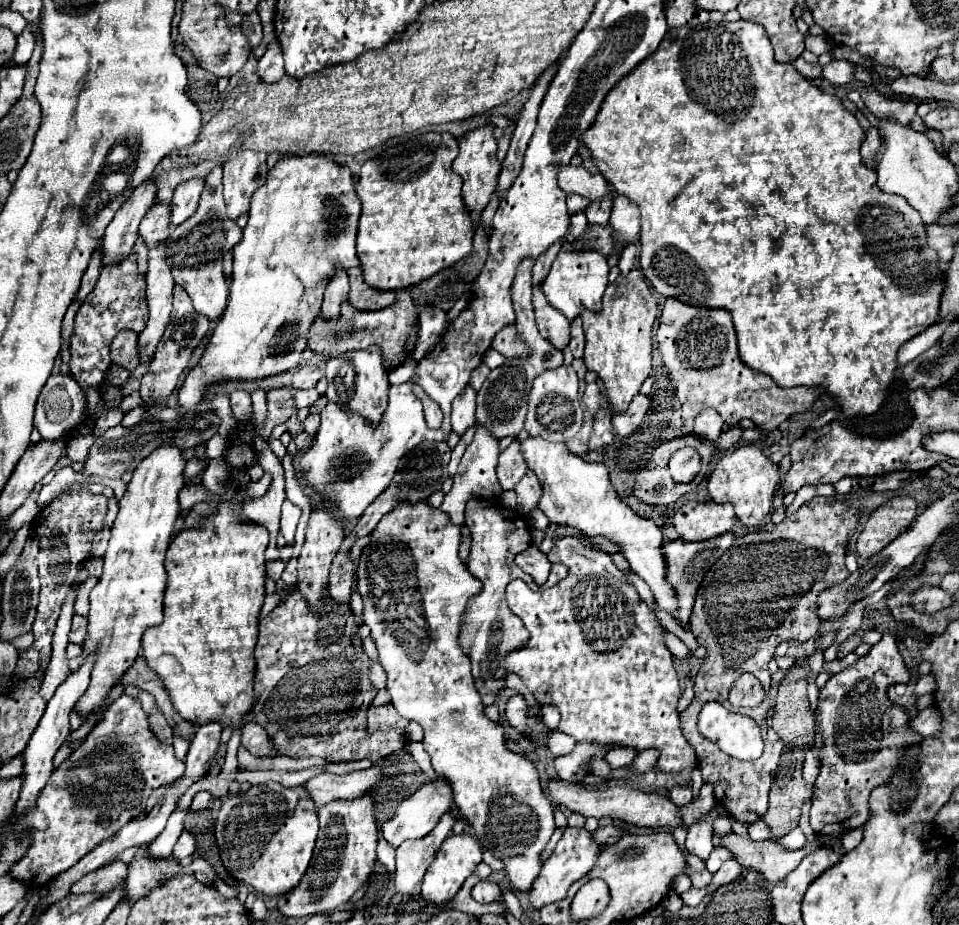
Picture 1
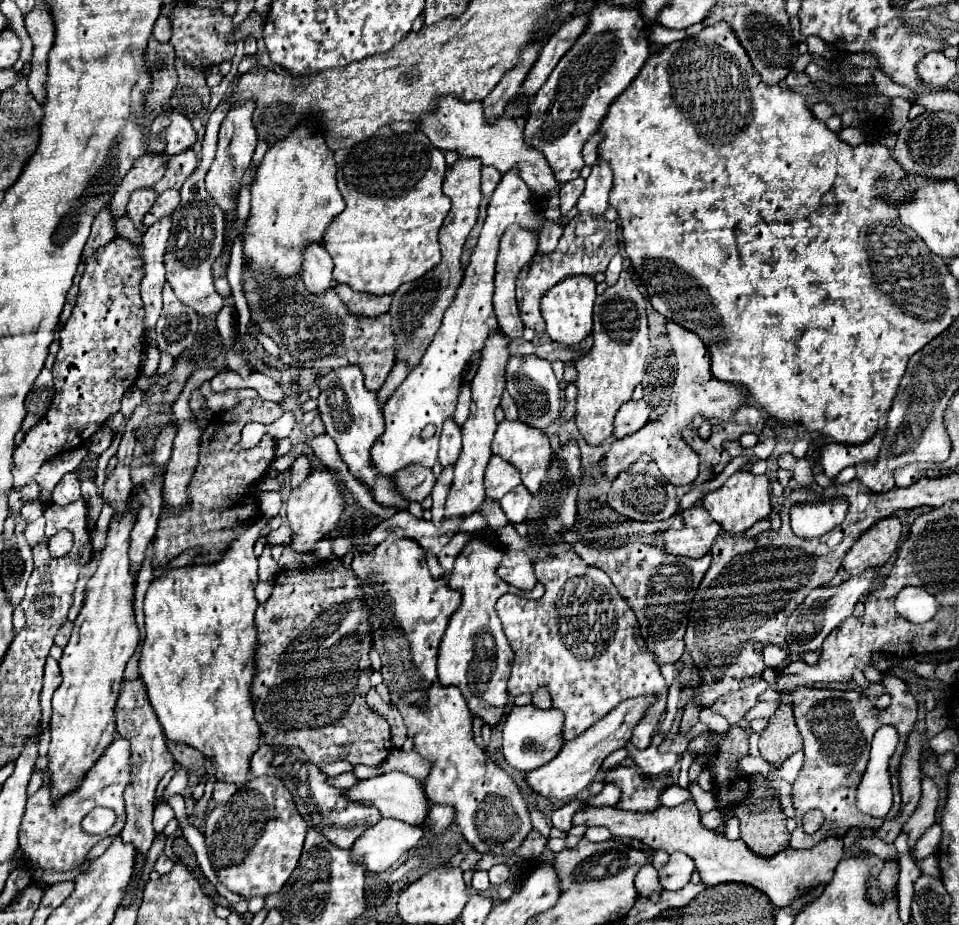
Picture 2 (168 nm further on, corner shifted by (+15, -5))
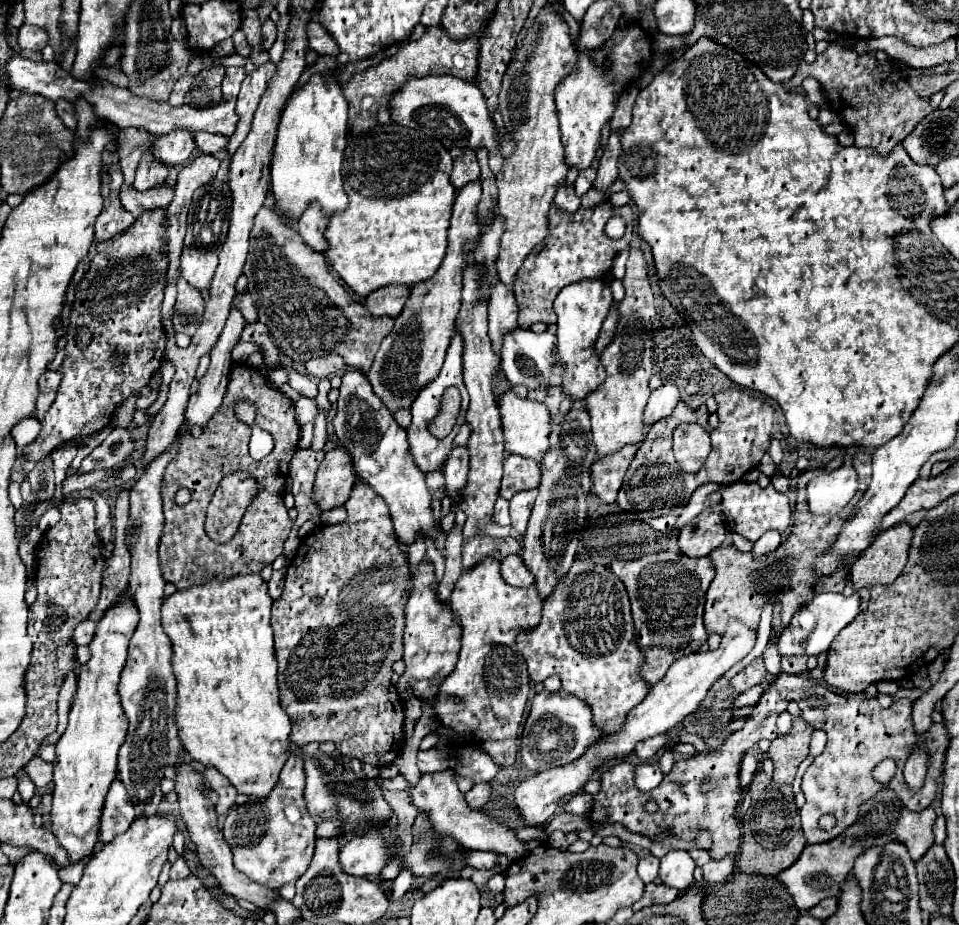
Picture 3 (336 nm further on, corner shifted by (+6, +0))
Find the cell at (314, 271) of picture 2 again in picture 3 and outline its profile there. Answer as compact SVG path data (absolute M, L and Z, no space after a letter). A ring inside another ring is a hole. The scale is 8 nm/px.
M311 204L311 206L301 214L299 226L297 226L299 234L303 236L303 240L305 240L313 250L317 250L317 252L321 252L321 254L325 254L325 250L327 250L327 246L329 246L327 240L325 240L325 236L323 236L325 228L327 228L327 216L321 212L321 208L319 208L317 204Z

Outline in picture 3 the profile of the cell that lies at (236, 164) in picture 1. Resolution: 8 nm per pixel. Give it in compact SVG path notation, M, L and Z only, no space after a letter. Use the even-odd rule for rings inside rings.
M265 64L257 70L253 70L253 74L249 74L245 80L243 80L243 86L241 86L241 92L239 92L239 100L237 100L237 116L239 116L239 122L237 122L237 130L235 134L229 138L229 146L225 150L227 156L233 156L235 150L241 146L241 142L245 140L247 132L251 130L251 122L253 122L253 116L255 116L255 110L261 102L261 96L265 94L267 90L267 84L271 82L275 74L275 64Z

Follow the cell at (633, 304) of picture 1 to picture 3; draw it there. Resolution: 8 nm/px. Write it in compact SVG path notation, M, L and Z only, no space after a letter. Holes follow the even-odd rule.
M631 248L627 260L627 274L623 278L625 298L617 304L619 320L613 344L609 344L599 360L607 370L607 378L597 390L589 392L585 398L585 408L591 416L591 432L593 442L597 446L599 456L613 454L621 450L625 444L637 444L643 440L643 408L649 400L649 378L653 374L653 344L655 344L655 304L653 292L647 278L647 262L643 254Z

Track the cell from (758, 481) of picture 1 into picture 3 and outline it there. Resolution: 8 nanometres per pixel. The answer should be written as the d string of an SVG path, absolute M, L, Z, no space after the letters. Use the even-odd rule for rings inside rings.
M735 482L721 486L721 512L727 518L729 528L751 542L757 542L759 536L769 528L785 530L791 526L793 514L791 504L783 492L777 492L771 484L767 488L761 488L757 482Z

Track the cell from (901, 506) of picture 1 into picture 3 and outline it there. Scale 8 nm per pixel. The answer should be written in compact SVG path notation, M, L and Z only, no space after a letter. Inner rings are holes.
M899 522L889 530L883 530L869 550L861 554L851 566L853 588L871 588L875 584L891 584L905 568L911 546L913 530L909 524Z

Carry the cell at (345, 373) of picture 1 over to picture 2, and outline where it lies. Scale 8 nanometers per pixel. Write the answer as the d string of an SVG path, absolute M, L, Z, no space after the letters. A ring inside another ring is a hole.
M356 365L328 371L324 377L318 379L318 387L322 391L318 397L318 409L326 427L326 435L330 435L336 441L340 459L346 463L350 473L372 493L372 499L378 505L394 507L398 511L406 509L408 501L398 493L392 477L386 477L372 467L370 449L384 433L384 415L376 401L376 393L364 387L362 371Z

